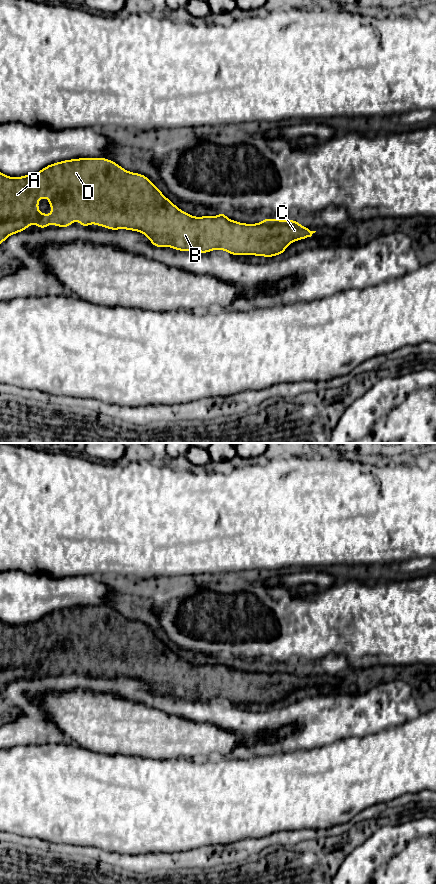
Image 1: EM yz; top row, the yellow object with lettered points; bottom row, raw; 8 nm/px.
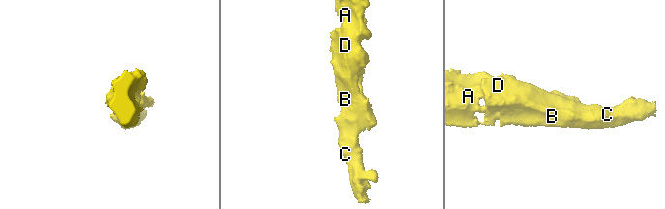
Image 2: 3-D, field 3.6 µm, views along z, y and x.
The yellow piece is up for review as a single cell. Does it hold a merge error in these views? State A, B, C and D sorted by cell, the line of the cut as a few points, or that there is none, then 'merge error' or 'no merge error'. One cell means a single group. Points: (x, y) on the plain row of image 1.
groups A B C D; cut none; no merge error

